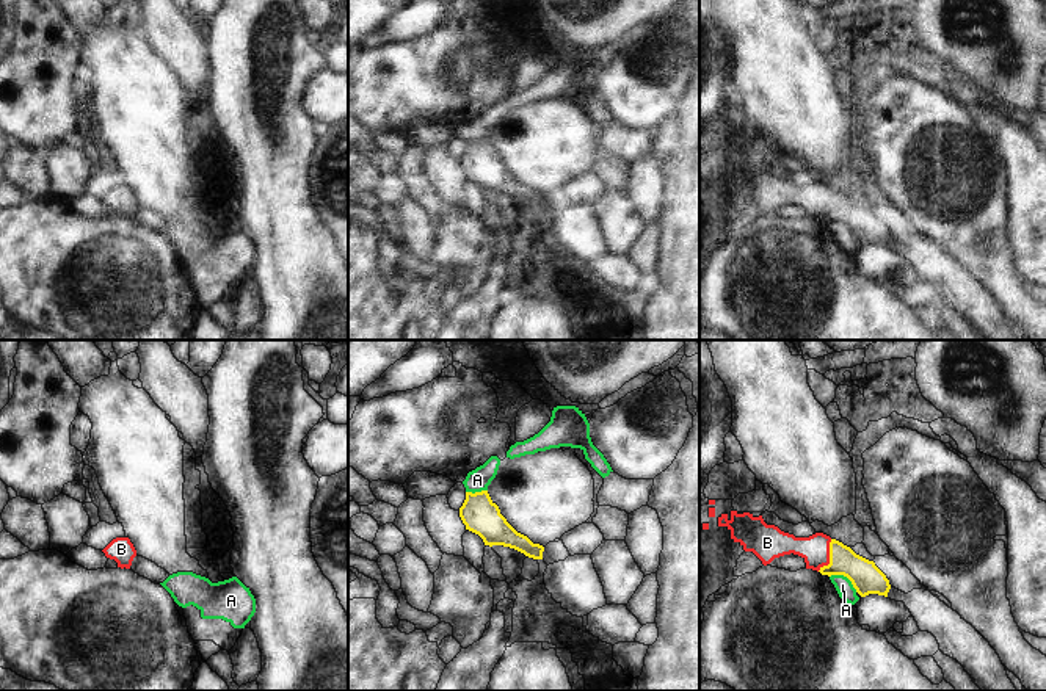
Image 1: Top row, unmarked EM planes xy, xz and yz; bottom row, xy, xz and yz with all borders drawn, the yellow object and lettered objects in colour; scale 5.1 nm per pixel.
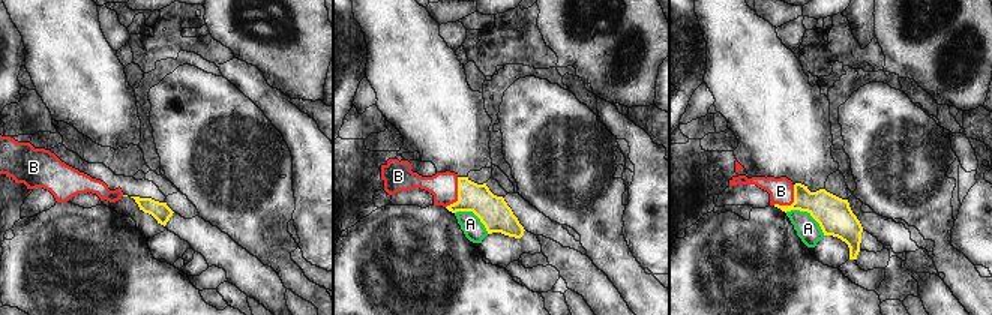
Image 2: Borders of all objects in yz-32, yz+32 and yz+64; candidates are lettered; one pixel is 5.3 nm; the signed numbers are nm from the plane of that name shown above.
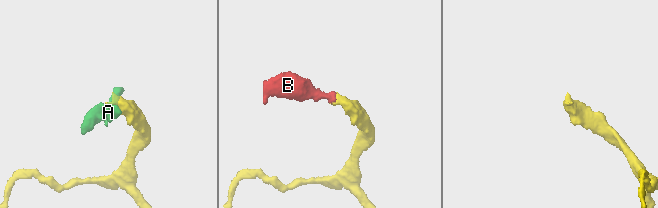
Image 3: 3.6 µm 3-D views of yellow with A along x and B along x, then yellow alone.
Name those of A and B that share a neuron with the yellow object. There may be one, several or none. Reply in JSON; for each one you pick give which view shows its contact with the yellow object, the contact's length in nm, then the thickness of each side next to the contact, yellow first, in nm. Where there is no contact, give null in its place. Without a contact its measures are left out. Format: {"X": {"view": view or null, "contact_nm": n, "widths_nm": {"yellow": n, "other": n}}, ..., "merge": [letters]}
{"B": {"view": "yz", "contact_nm": 180, "widths_nm": {"yellow": 160, "other": 140}}, "merge": ["B"]}

